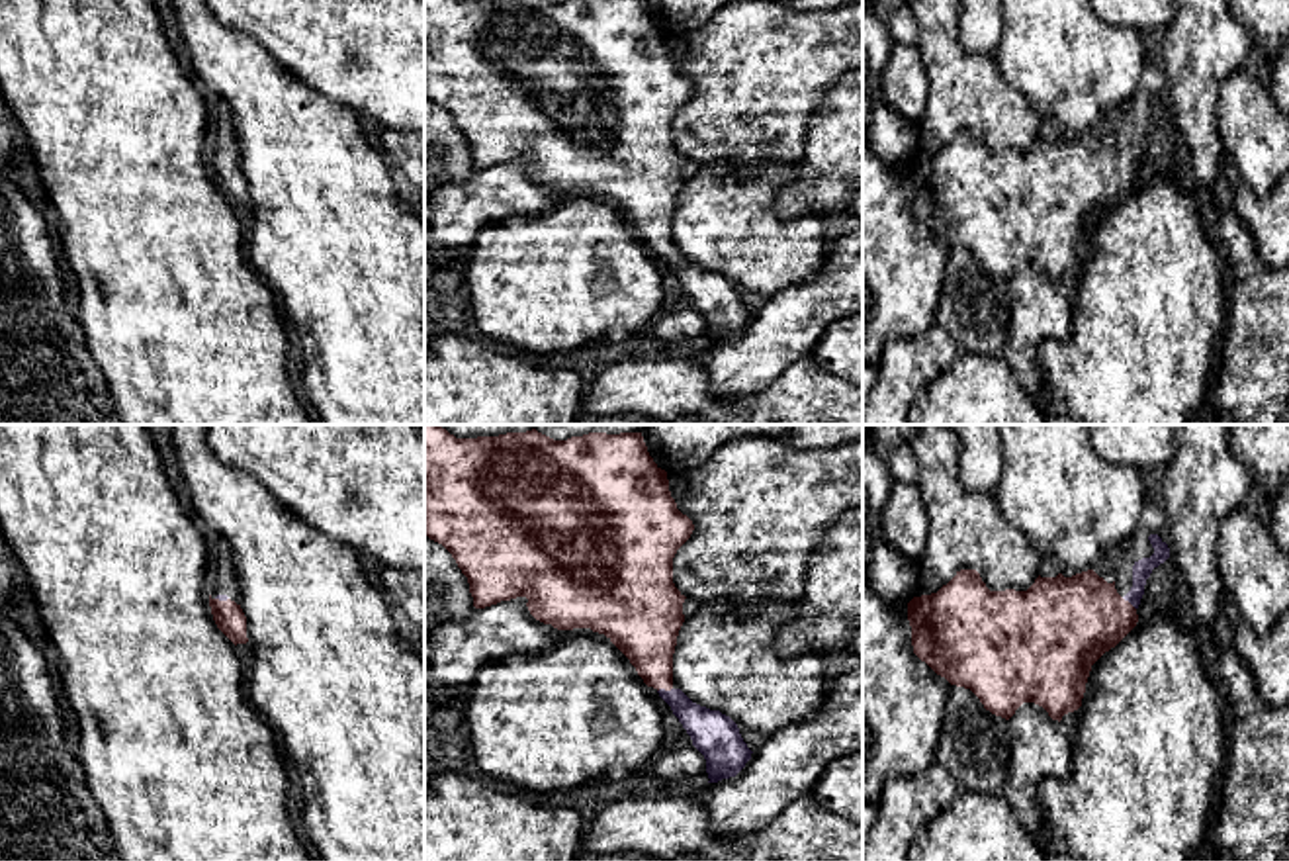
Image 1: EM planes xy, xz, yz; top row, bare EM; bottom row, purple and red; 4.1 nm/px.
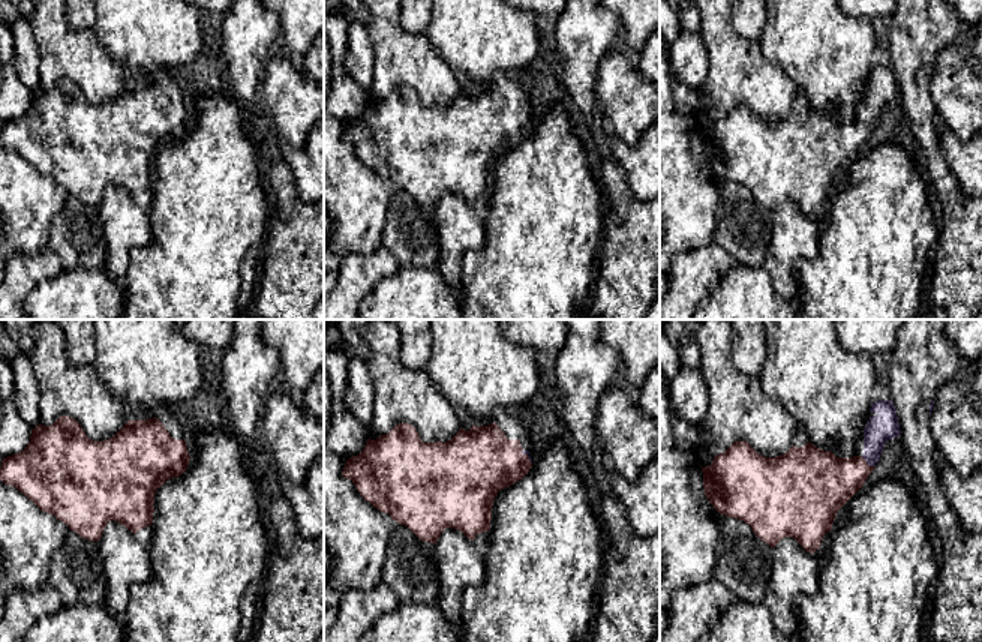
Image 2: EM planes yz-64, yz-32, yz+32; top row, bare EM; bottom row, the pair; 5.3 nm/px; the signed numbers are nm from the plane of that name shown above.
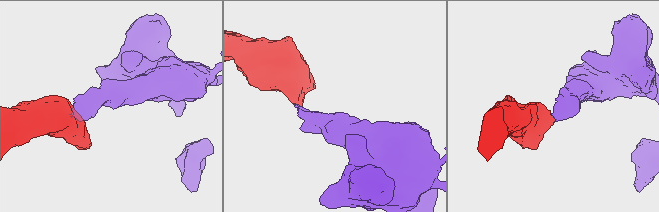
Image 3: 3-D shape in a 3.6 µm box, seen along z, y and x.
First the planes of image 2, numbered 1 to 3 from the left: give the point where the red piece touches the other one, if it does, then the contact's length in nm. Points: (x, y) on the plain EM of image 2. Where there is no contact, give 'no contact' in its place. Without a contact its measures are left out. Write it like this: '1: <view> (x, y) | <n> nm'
1: no contact
2: yz-32 (528, 120) | 90 nm
3: yz+32 (867, 126) | 90 nm

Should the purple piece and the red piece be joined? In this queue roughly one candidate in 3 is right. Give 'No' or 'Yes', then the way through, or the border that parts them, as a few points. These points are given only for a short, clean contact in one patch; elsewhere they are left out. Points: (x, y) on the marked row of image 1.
Yes. Path across: xz (709, 730), (664, 689), (646, 633)

